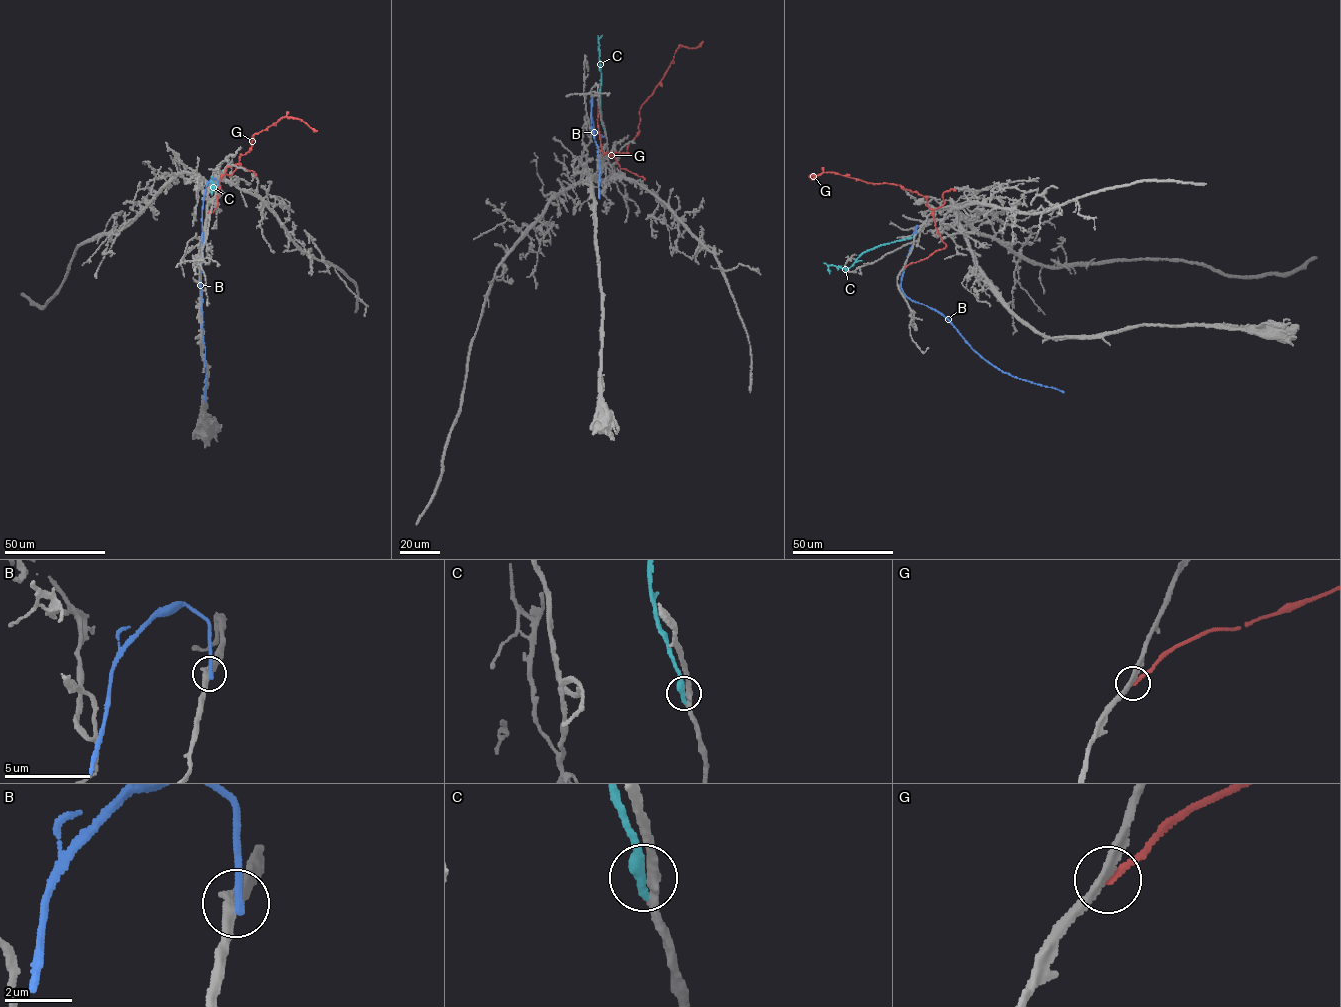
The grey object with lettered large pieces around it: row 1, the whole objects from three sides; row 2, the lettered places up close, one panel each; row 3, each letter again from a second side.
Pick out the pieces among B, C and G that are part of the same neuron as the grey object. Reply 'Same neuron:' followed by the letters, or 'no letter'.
Same neuron: C

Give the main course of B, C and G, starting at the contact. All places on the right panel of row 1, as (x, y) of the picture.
B: (915, 233), (901, 281), (903, 293), (940, 313), (970, 346), (998, 368), (1063, 392)
C: (915, 234), (866, 250), (847, 268), (829, 265), (829, 273)
G: (903, 269), (946, 246), (925, 196), (899, 184), (868, 183), (830, 172), (812, 174), (816, 177), (811, 179)

